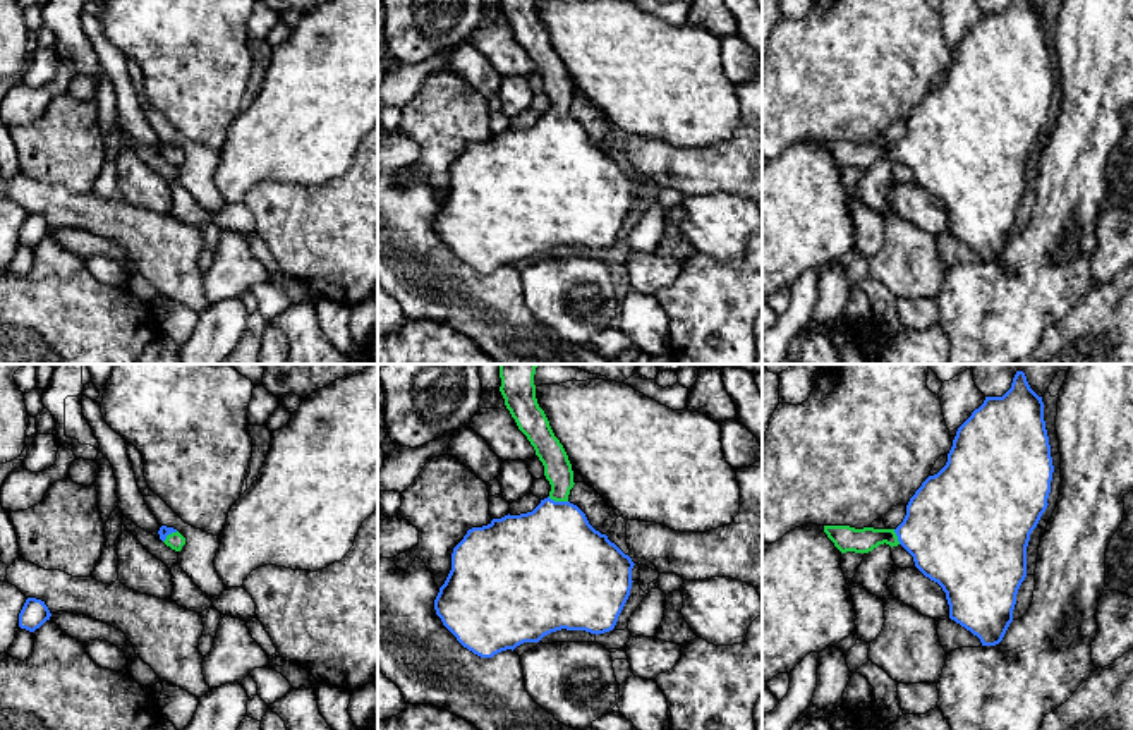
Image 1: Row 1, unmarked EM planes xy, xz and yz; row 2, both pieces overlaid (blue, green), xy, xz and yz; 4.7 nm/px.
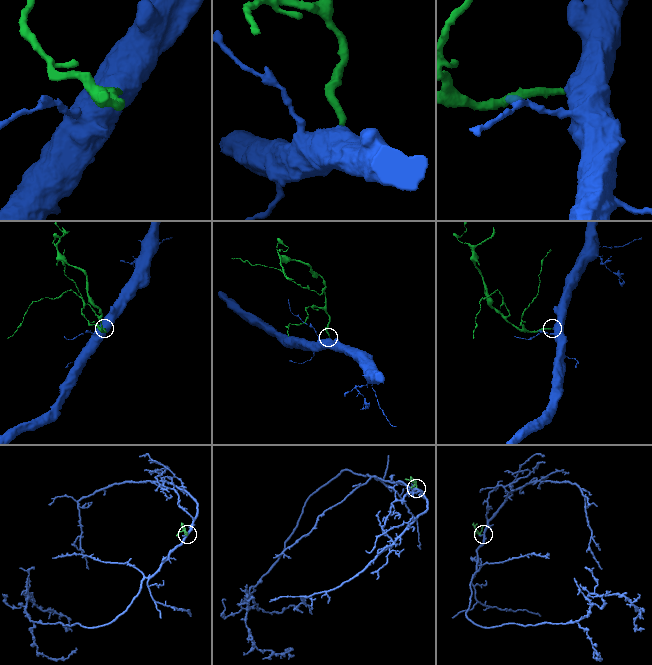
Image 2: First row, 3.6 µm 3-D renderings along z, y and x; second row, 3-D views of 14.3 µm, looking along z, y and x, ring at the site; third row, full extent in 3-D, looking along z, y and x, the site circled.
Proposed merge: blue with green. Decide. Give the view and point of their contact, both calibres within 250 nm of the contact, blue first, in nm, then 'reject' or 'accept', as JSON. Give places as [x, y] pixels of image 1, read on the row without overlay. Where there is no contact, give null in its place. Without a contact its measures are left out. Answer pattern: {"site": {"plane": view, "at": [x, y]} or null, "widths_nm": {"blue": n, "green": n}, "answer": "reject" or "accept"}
{"site": {"plane": "xz", "at": [558, 117]}, "widths_nm": {"blue": 460, "green": 130}, "answer": "accept"}

